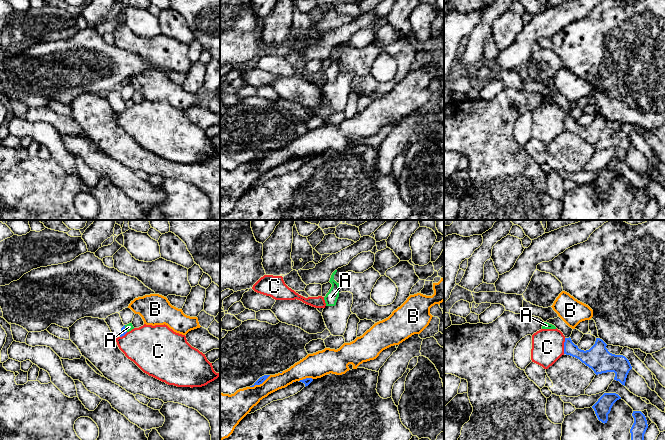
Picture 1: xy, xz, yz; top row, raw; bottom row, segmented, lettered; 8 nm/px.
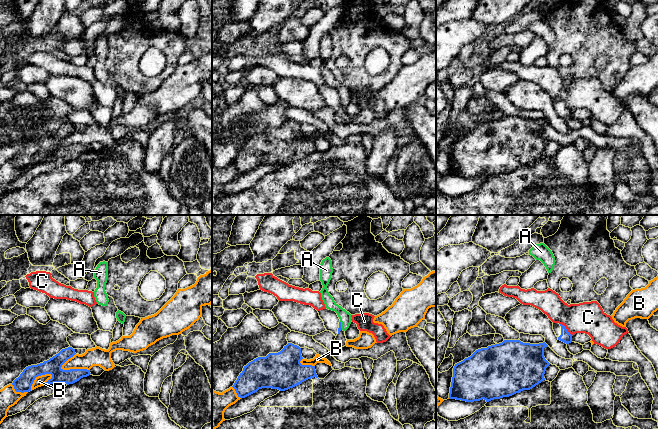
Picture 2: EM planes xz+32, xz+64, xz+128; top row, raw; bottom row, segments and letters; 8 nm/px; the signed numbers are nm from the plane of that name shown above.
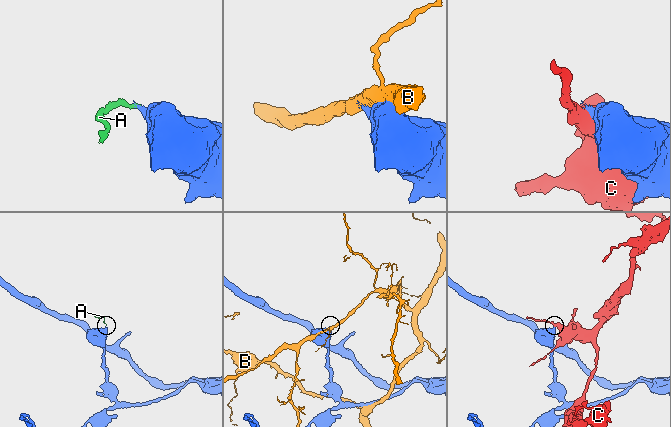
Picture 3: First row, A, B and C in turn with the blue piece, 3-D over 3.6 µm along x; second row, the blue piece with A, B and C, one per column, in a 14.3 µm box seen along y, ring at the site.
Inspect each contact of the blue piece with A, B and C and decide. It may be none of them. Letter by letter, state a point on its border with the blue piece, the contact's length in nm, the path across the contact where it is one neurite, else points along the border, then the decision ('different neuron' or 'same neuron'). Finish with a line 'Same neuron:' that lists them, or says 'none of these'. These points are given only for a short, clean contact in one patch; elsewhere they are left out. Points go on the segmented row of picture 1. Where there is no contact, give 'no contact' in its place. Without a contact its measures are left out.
A: contact xy (124, 328); length 60 nm; border xy (124, 325), (127, 331); different neuron
B: contact xz (260, 383); length 190 nm; different neuron
C: contact yz (564, 346); length 130 nm; border yz (565, 338), (563, 353); different neuron
Same neuron: none of these

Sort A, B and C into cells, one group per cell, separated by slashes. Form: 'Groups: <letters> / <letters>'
Groups: A / B / C

